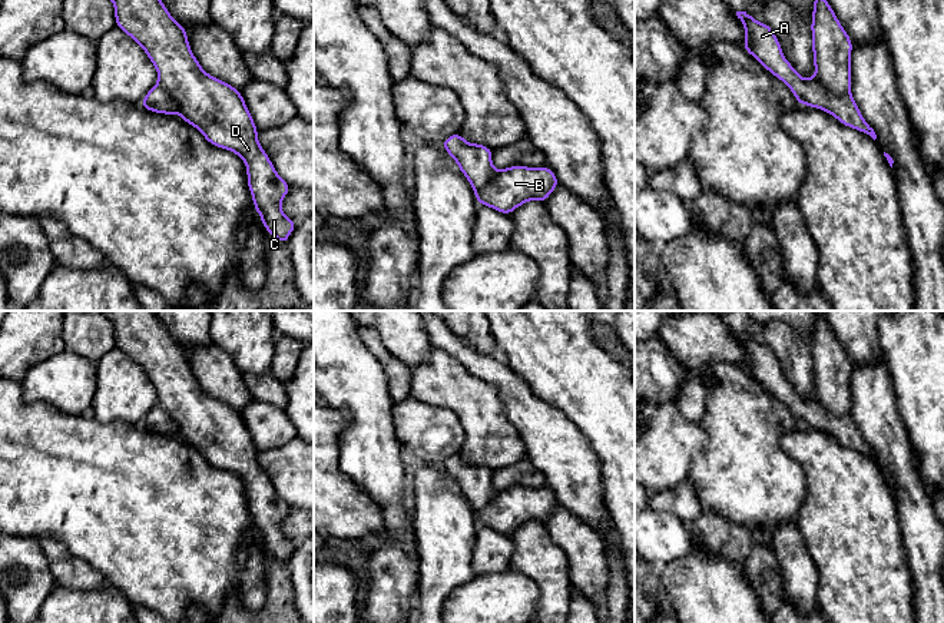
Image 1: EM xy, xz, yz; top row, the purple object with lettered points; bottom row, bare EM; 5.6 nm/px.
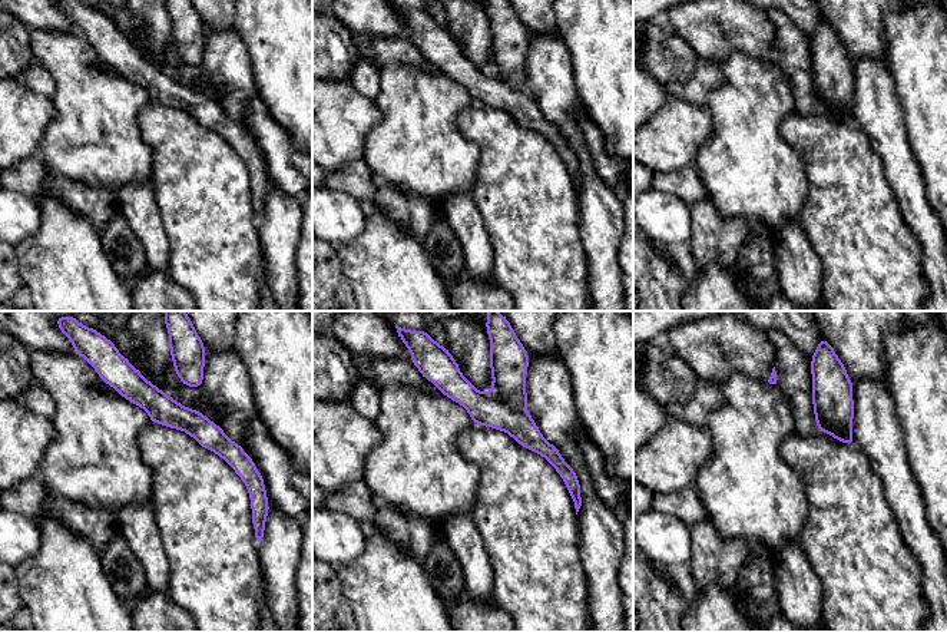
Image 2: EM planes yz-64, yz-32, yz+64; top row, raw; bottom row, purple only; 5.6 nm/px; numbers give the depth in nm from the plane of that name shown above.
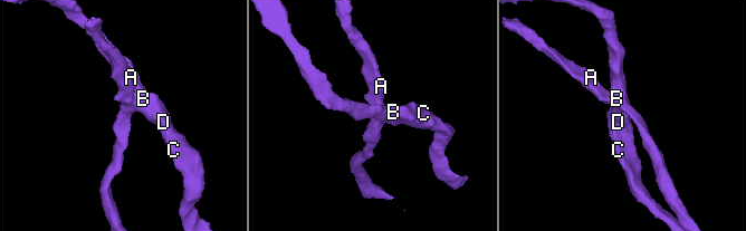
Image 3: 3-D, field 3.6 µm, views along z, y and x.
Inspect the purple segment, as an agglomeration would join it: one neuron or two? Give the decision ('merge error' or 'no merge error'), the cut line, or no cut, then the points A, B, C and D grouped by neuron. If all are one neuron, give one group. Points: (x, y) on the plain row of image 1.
merge error; cut in yz along (814, 397), (834, 414), (850, 414); A / B C D

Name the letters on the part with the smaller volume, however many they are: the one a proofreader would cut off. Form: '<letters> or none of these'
A

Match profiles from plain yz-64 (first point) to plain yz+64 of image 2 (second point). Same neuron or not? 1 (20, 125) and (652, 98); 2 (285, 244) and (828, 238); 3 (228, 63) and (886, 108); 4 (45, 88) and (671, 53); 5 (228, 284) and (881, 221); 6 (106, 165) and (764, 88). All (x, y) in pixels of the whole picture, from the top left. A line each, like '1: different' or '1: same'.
1: different
2: different
3: same
4: different
5: same
6: same

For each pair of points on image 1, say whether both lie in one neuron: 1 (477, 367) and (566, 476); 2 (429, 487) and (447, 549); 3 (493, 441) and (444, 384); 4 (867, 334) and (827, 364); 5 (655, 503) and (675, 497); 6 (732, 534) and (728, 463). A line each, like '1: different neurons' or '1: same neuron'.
1: same neuron
2: same neuron
3: same neuron
4: different neurons
5: same neuron
6: different neurons

